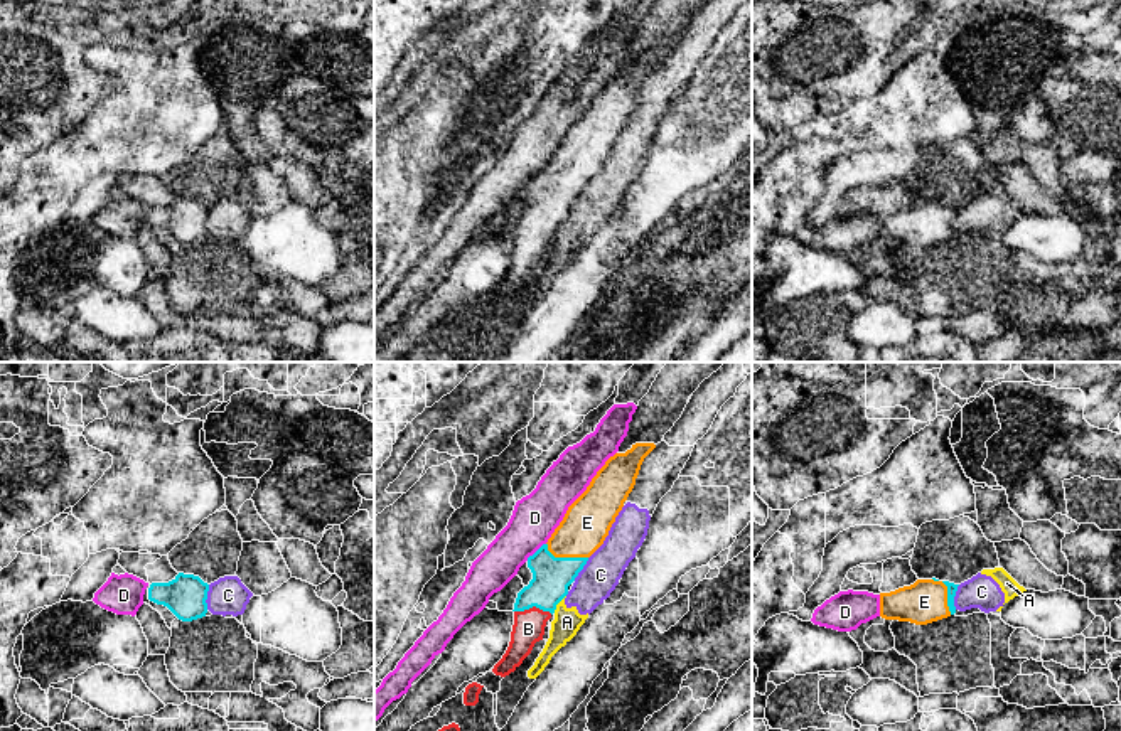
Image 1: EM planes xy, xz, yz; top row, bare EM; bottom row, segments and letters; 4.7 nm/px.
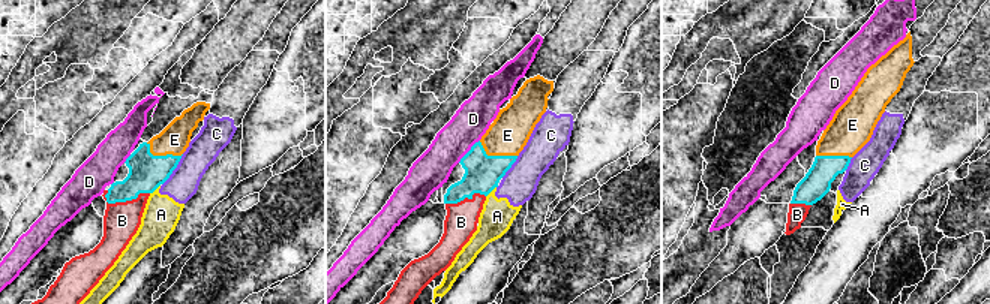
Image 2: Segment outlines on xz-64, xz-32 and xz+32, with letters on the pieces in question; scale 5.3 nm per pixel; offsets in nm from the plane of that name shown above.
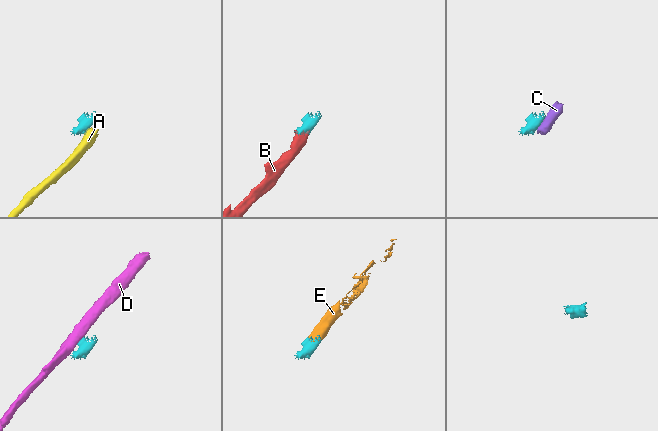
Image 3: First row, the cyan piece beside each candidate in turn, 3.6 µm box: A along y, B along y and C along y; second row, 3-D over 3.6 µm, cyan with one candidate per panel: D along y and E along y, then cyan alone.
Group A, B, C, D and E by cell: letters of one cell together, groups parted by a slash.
A C / B E / D

